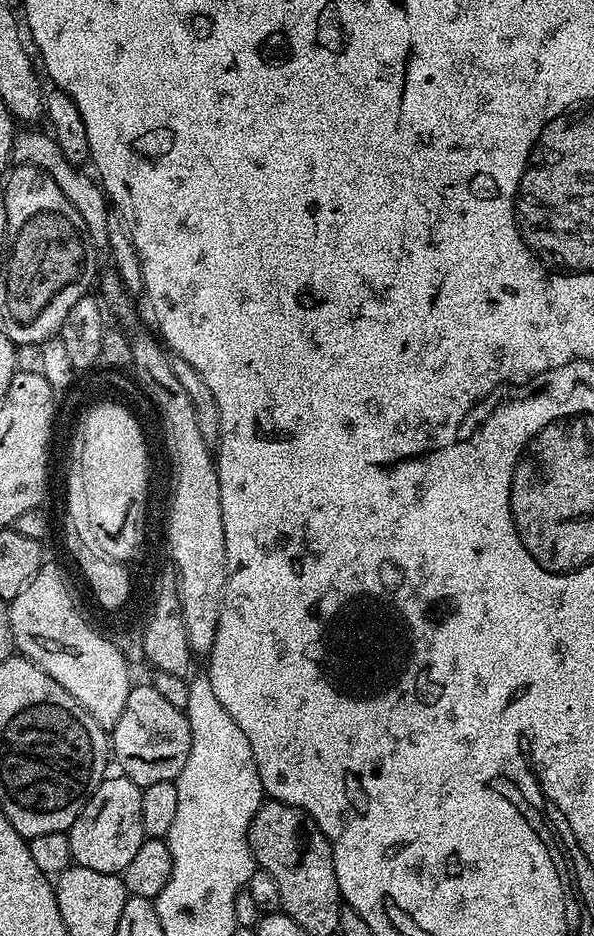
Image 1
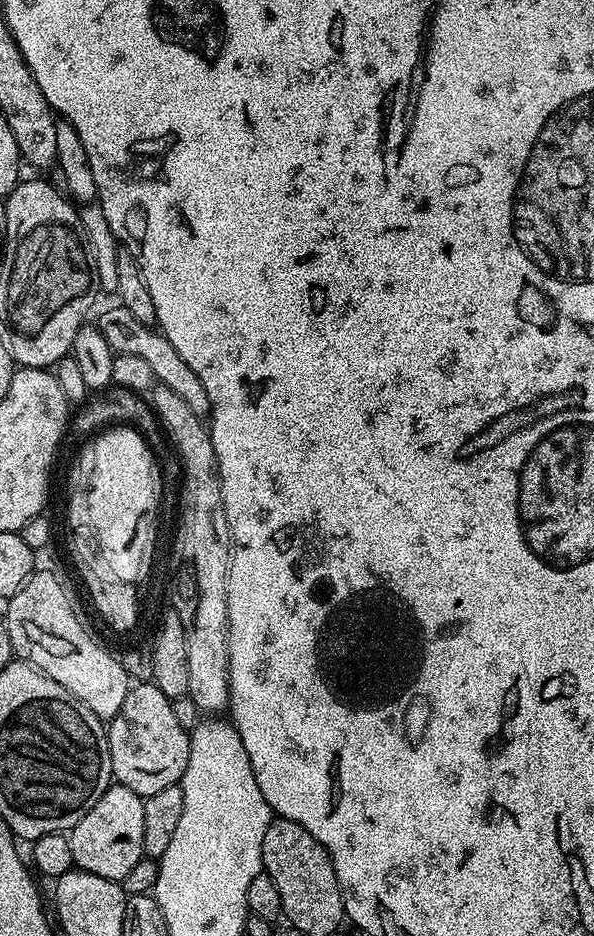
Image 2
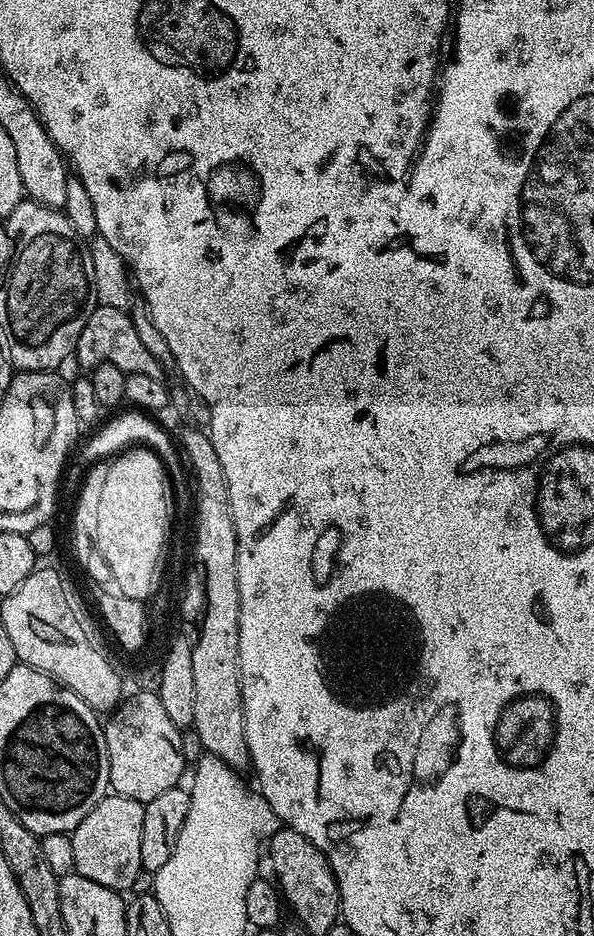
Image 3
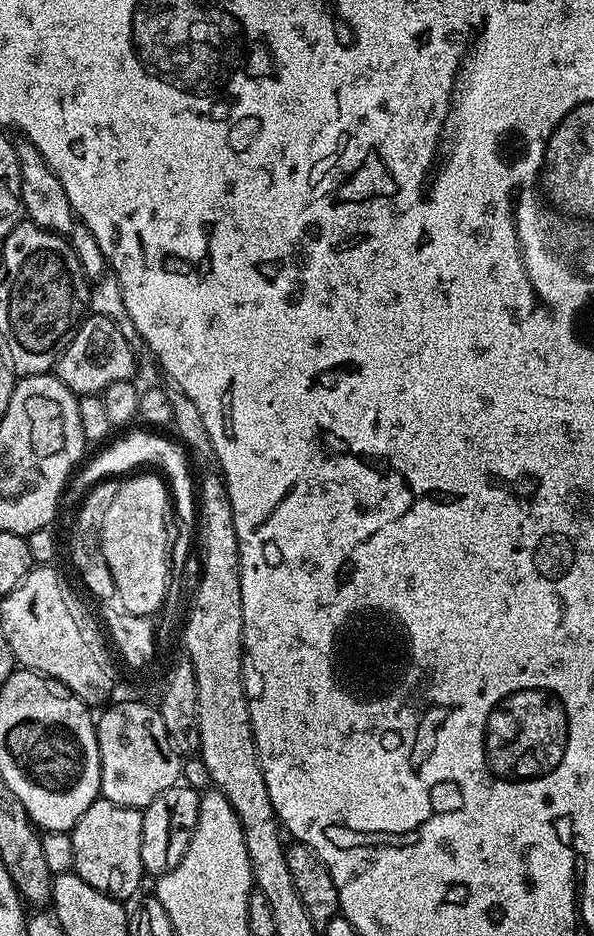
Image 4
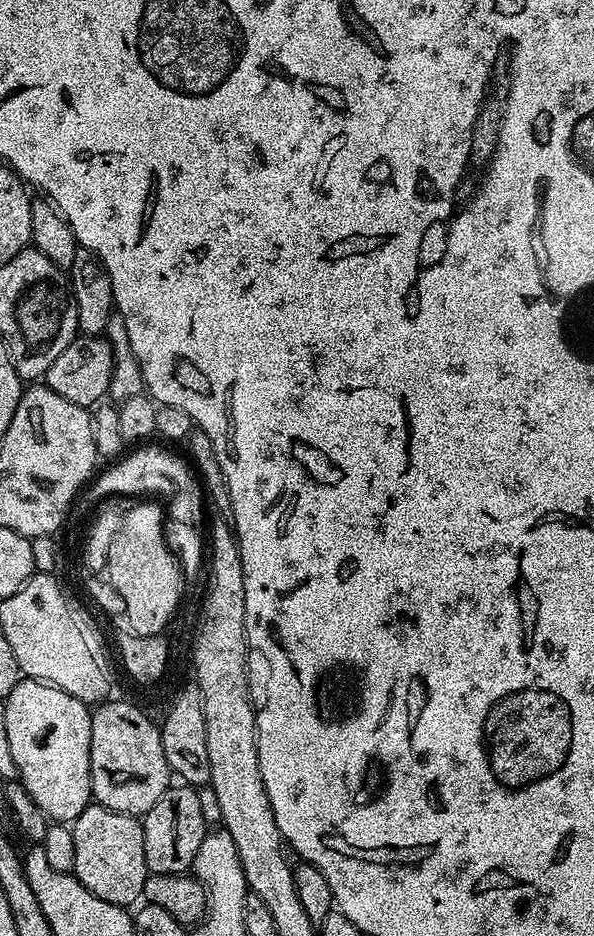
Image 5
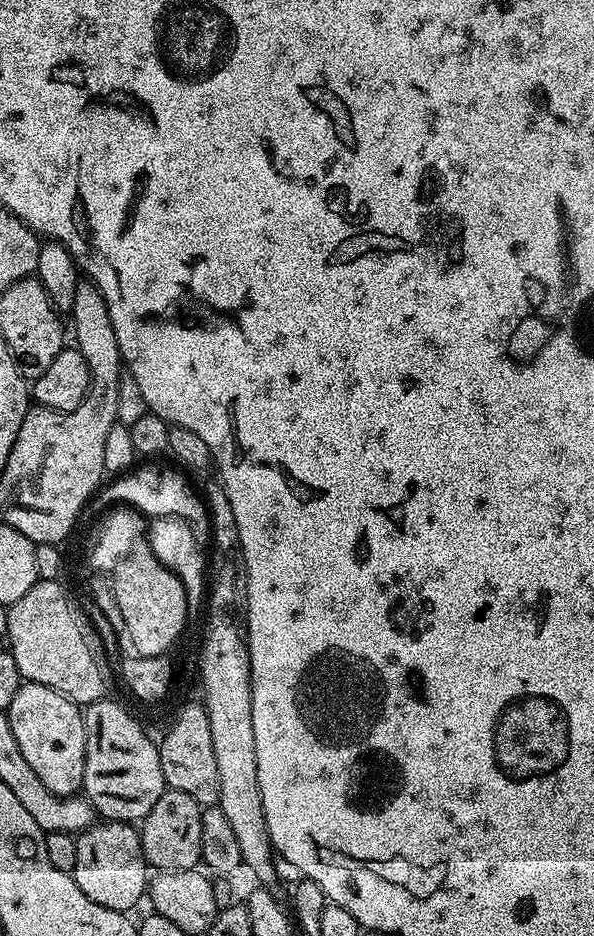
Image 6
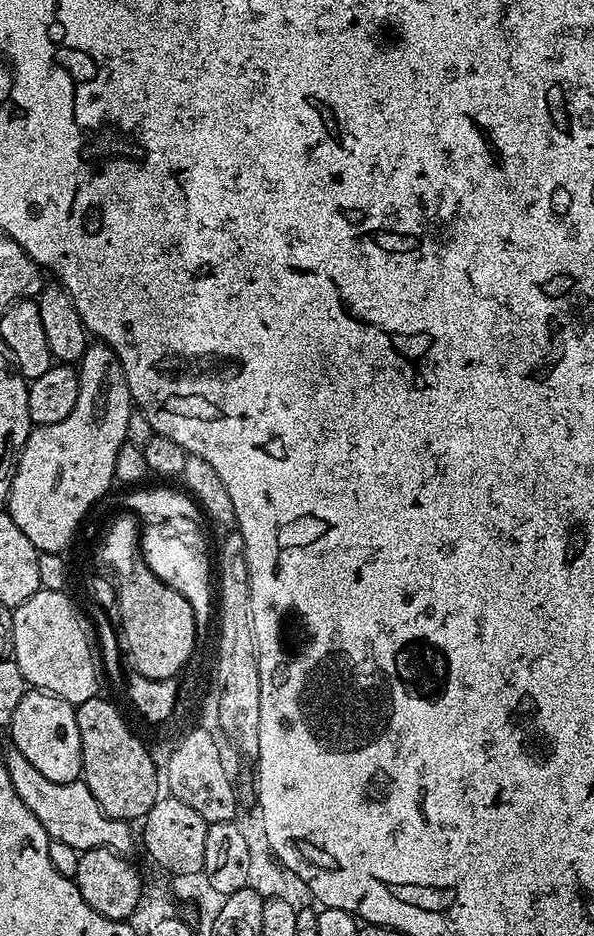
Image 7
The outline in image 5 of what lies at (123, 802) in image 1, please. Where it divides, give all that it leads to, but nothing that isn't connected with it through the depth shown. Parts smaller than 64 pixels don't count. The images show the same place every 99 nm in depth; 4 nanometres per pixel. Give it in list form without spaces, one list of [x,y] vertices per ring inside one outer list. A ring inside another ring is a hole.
[[[89,803],[82,814],[78,814],[76,820],[71,821],[70,827],[74,834],[74,866],[72,872],[76,879],[90,890],[102,902],[110,902],[121,906],[129,906],[135,900],[139,901],[143,894],[143,883],[149,870],[146,866],[146,846],[144,845],[144,826],[137,817],[118,814],[109,808],[103,808],[101,804]]]

